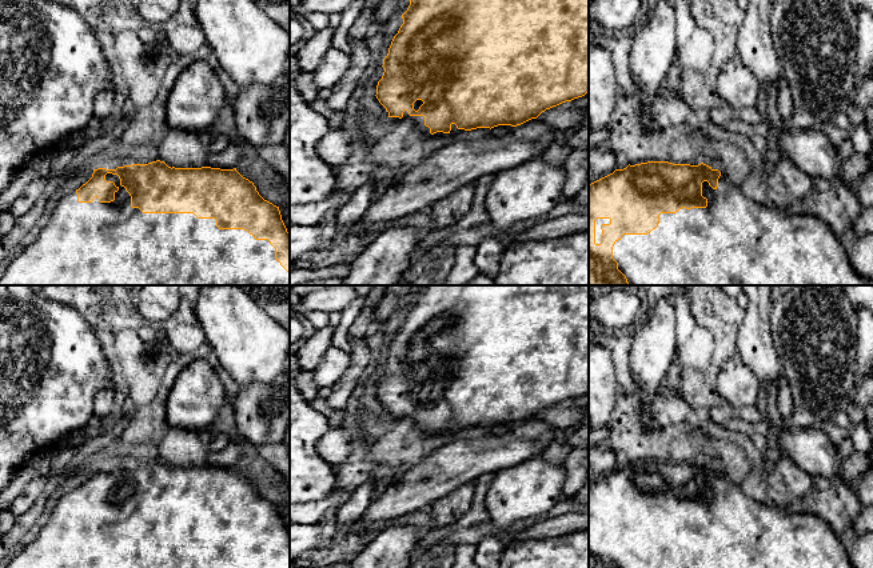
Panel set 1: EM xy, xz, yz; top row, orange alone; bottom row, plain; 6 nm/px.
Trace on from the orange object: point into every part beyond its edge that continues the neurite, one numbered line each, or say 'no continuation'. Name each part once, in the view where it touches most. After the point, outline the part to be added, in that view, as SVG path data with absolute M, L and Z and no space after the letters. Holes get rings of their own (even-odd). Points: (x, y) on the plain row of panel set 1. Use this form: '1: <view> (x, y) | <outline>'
1: xy (95, 534) | M107 472L107 480L113 480L119 487L115 491L115 499L111 501L100 501L97 496L92 501L79 501L76 489L60 497L53 507L48 521L43 525L40 533L32 541L21 545L17 556L7 568L284 568L275 559L275 547L268 539L255 539L244 528L219 528L215 517L198 517L194 512L143 512L139 507L131 505L131 495L124 485L120 484L117 473Z

